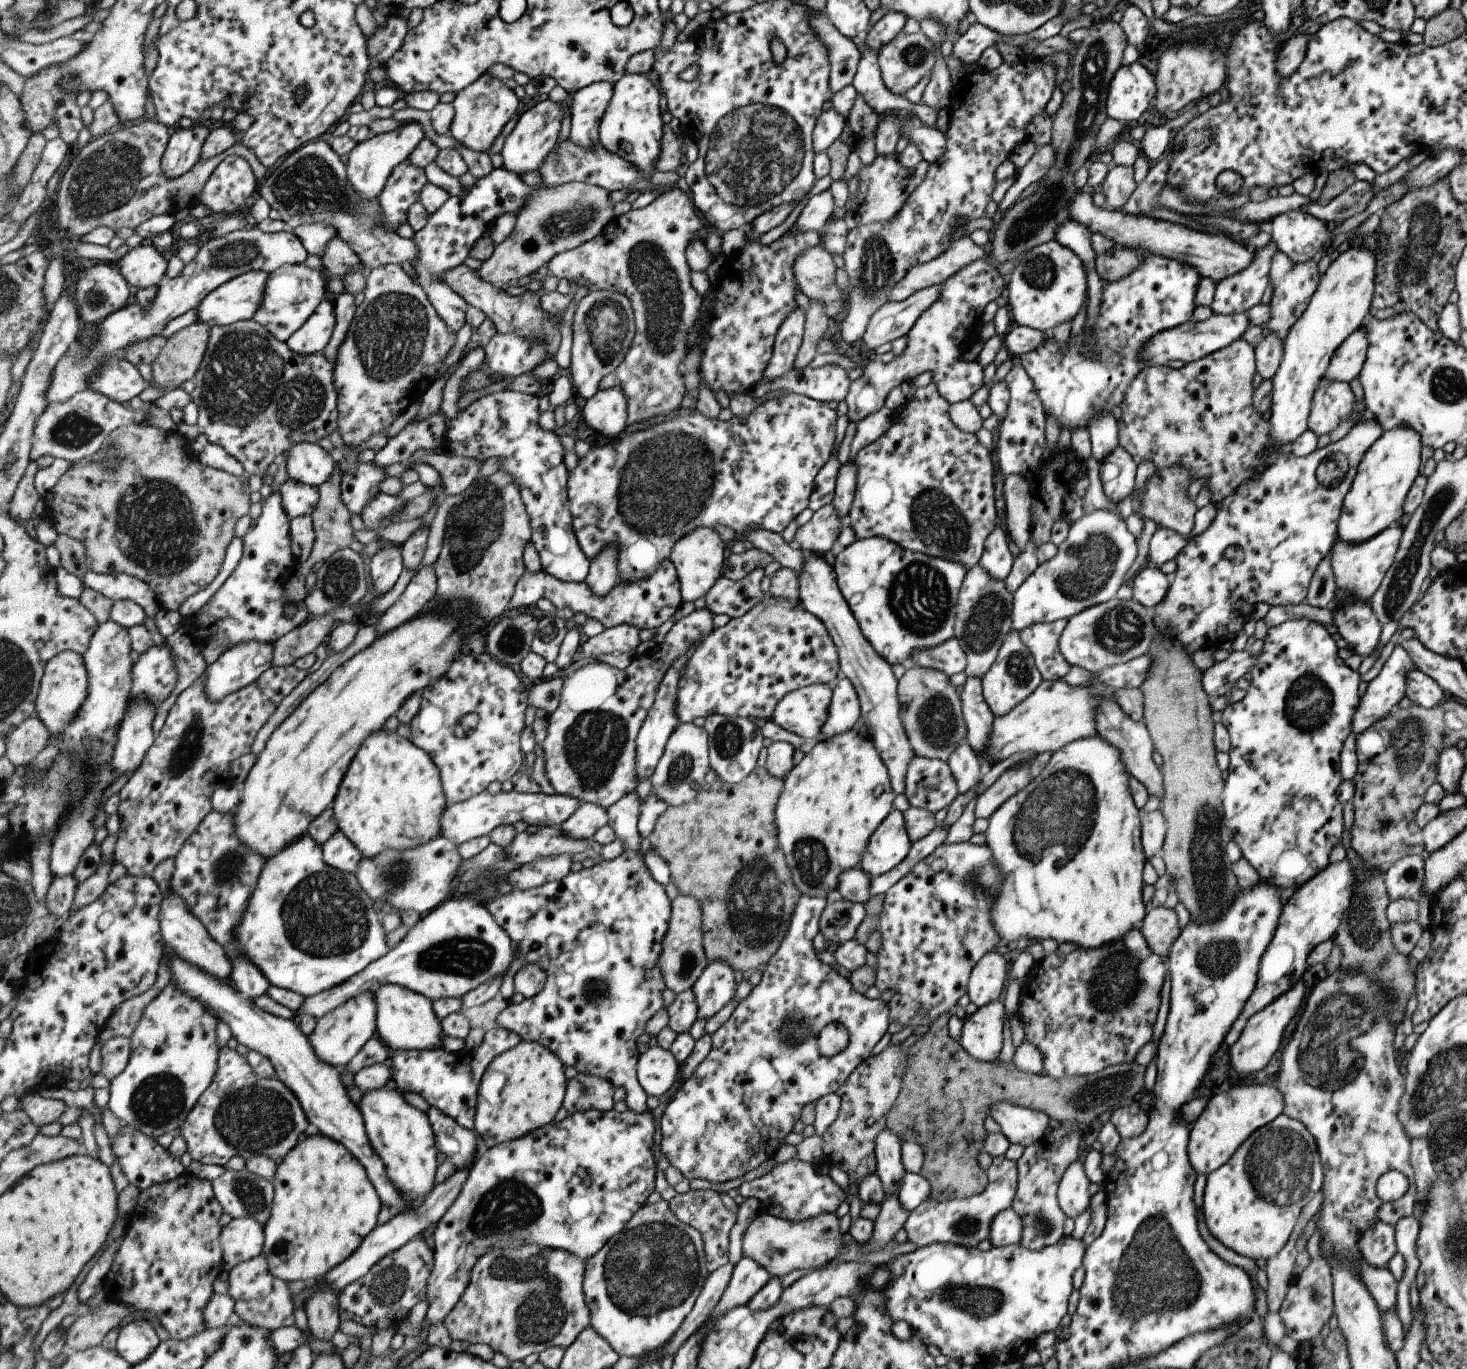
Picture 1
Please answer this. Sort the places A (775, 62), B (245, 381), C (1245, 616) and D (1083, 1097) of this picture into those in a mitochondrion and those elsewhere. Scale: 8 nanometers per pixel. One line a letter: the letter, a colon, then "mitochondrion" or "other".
A: other
B: mitochondrion
C: other
D: mitochondrion

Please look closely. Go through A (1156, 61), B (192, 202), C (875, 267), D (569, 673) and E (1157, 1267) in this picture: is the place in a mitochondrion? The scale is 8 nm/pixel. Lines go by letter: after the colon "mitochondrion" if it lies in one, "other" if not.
A: other
B: other
C: mitochondrion
D: other
E: mitochondrion

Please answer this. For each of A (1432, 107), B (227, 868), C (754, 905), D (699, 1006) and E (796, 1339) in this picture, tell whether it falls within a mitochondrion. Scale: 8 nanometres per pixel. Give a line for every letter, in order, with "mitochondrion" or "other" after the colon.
A: other
B: mitochondrion
C: mitochondrion
D: other
E: other

